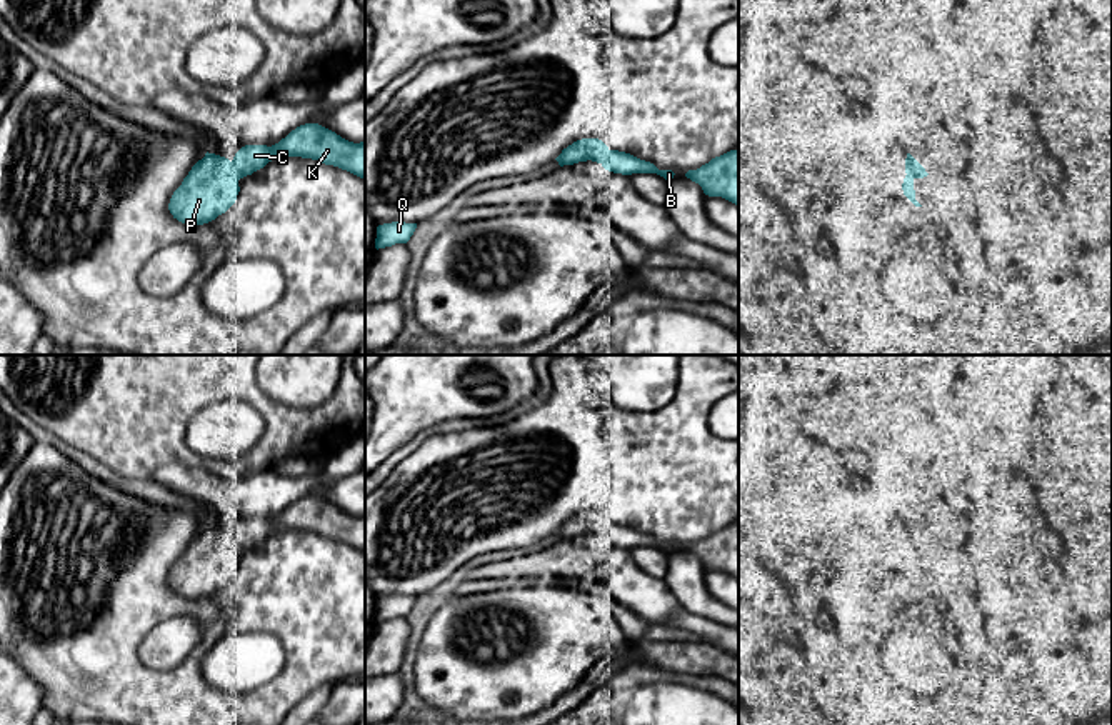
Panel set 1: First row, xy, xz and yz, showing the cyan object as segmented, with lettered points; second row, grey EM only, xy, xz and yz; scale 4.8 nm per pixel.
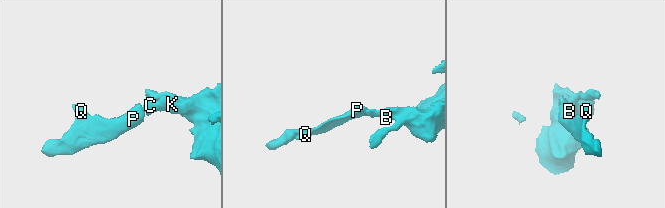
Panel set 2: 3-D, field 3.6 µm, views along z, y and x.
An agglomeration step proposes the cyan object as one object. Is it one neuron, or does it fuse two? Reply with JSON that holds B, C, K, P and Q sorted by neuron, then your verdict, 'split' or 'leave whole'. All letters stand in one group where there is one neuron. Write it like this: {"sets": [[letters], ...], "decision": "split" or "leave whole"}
{"sets": [["B", "C", "K", "P", "Q"]], "decision": "leave whole"}

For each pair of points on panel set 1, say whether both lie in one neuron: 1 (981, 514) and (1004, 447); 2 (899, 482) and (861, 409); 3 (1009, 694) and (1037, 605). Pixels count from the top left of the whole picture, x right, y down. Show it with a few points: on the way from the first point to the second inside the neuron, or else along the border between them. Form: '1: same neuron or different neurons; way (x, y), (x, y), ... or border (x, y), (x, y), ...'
1: same neuron; way (981, 497), (981, 482), (987, 464)
2: same neuron; way (884, 464), (864, 444), (861, 427)
3: different neurons; border (1016, 637), (1032, 650)

